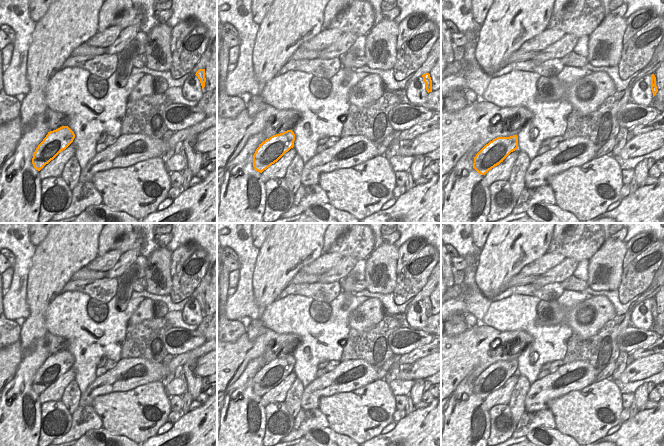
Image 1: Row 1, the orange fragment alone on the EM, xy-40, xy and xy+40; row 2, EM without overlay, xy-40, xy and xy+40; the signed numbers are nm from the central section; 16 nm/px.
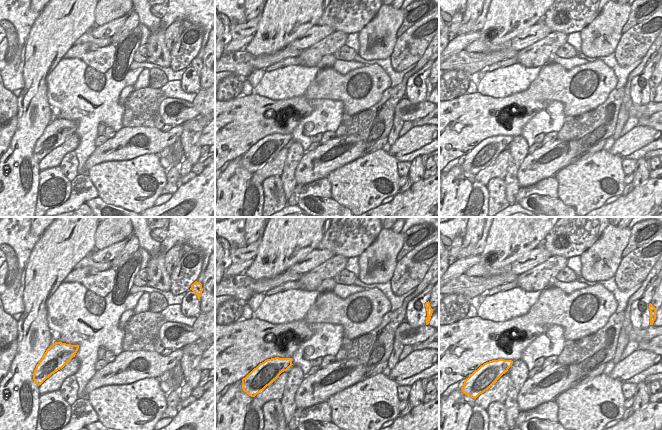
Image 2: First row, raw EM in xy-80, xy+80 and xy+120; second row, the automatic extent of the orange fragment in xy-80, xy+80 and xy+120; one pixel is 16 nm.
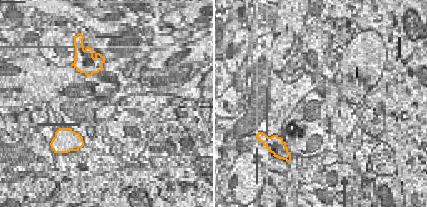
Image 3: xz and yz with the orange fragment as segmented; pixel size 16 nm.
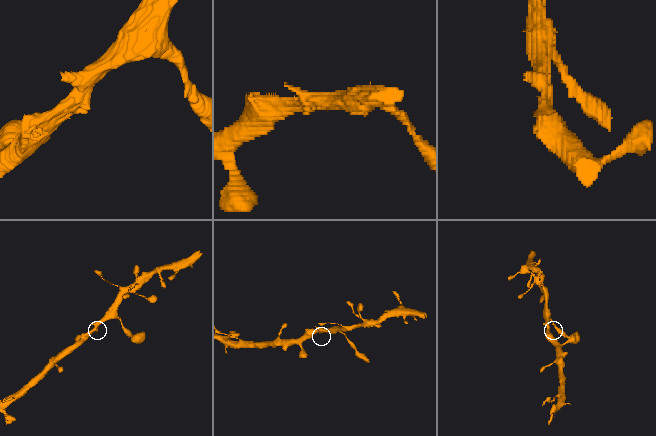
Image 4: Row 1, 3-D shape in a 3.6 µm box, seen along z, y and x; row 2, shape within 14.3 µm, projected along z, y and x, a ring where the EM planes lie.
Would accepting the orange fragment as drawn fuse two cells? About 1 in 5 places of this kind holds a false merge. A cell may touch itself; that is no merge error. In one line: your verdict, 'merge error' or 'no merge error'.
no merge error

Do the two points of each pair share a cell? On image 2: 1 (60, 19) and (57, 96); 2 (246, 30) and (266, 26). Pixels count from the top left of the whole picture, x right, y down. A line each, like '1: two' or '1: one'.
1: two
2: two

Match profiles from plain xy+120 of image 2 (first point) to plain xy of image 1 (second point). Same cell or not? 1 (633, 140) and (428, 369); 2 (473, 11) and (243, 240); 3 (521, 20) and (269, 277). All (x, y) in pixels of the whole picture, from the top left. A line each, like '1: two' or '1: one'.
1: one
2: two
3: one

